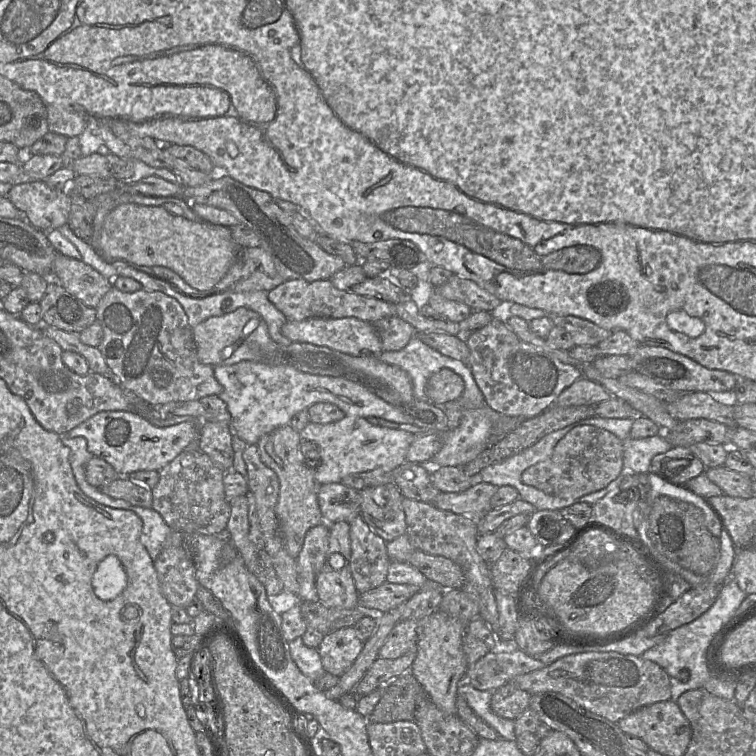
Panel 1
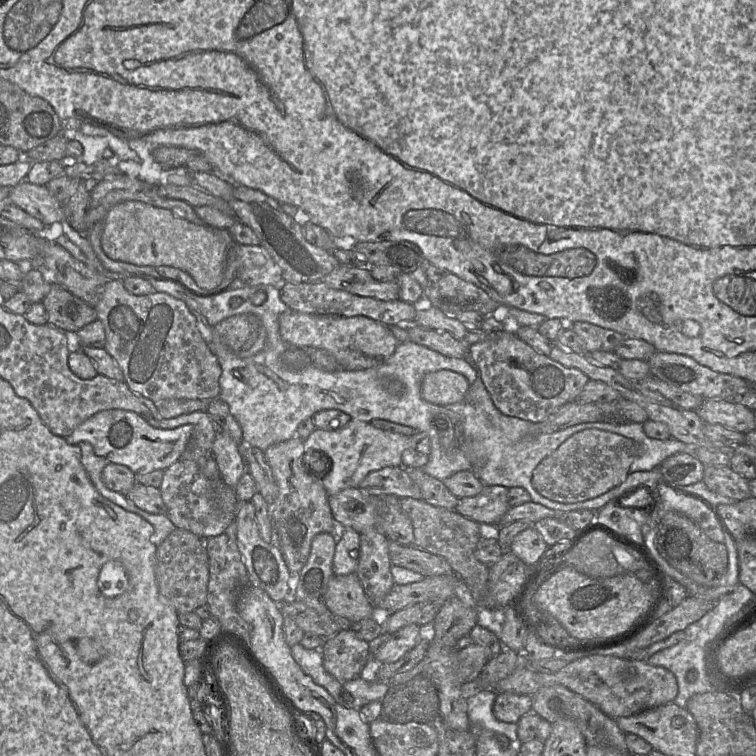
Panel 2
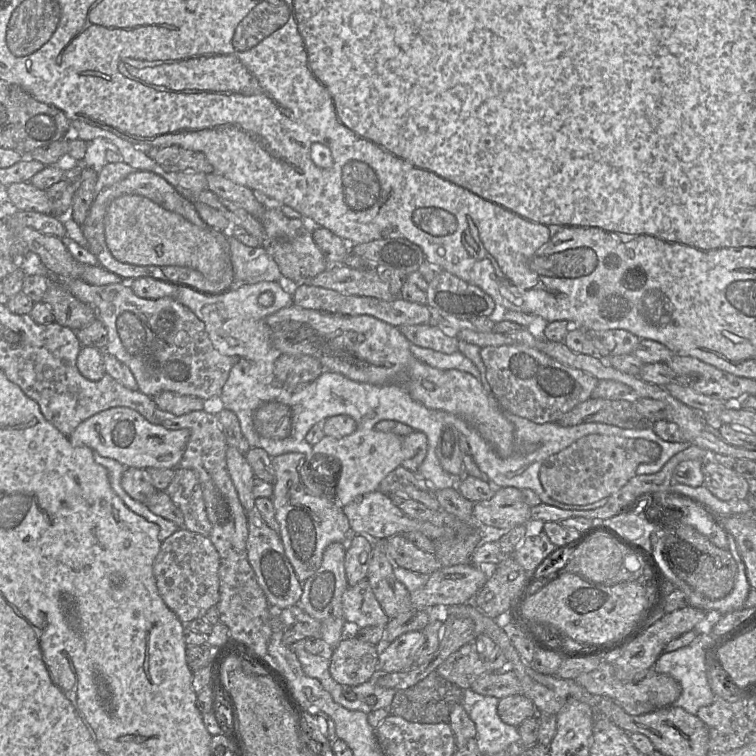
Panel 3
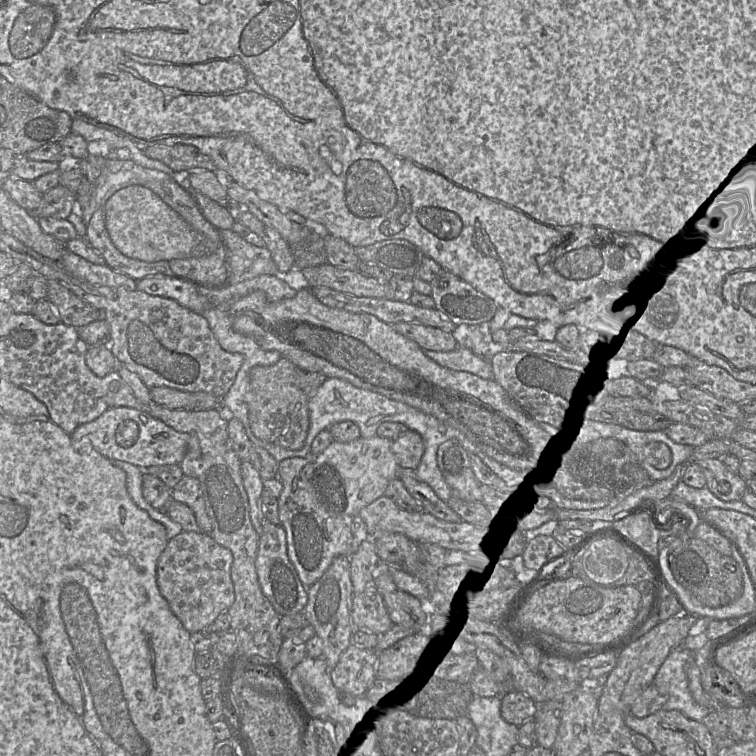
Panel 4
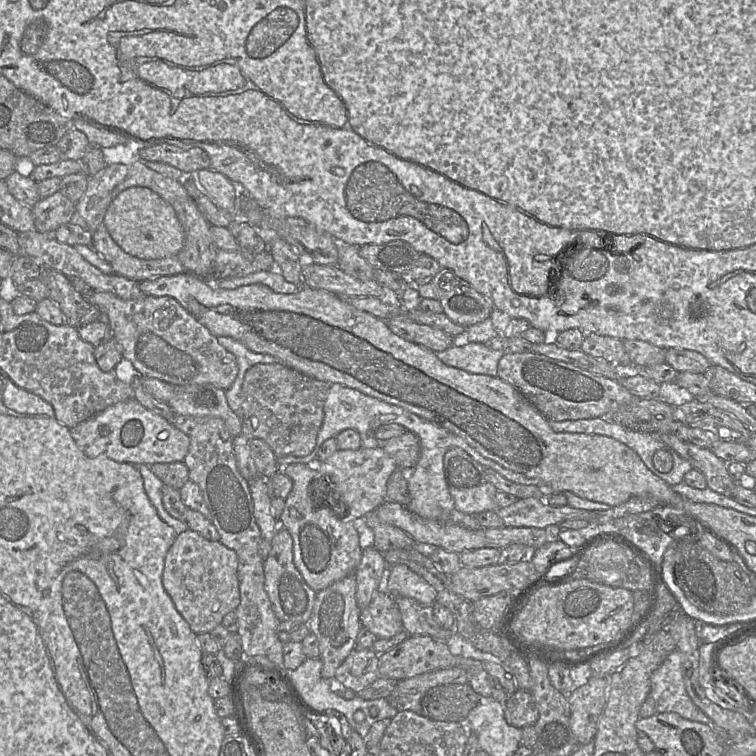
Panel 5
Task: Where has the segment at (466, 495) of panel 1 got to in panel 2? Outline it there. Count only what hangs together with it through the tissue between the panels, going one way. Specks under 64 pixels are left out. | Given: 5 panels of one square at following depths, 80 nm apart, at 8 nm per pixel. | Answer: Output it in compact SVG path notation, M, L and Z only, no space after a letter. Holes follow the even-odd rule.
M499 485L484 486L478 495L460 498L455 511L479 524L499 525L510 508L508 490Z

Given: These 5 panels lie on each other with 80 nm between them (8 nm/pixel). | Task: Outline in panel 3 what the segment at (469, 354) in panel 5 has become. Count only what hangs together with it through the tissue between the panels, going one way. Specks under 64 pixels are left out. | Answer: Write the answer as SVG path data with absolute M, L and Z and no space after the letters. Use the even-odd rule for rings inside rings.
M411 343L410 351L418 360L437 369L456 369L467 372L479 380L480 372L474 363L459 350L452 354L444 354L429 348L420 347Z

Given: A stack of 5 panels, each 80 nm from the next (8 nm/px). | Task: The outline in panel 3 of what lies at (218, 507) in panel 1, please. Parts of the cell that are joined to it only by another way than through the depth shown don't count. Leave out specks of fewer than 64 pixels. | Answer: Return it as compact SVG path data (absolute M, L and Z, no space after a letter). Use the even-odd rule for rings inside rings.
M174 468L174 477L165 492L181 510L183 528L208 537L212 526L206 513L197 473L191 469Z

